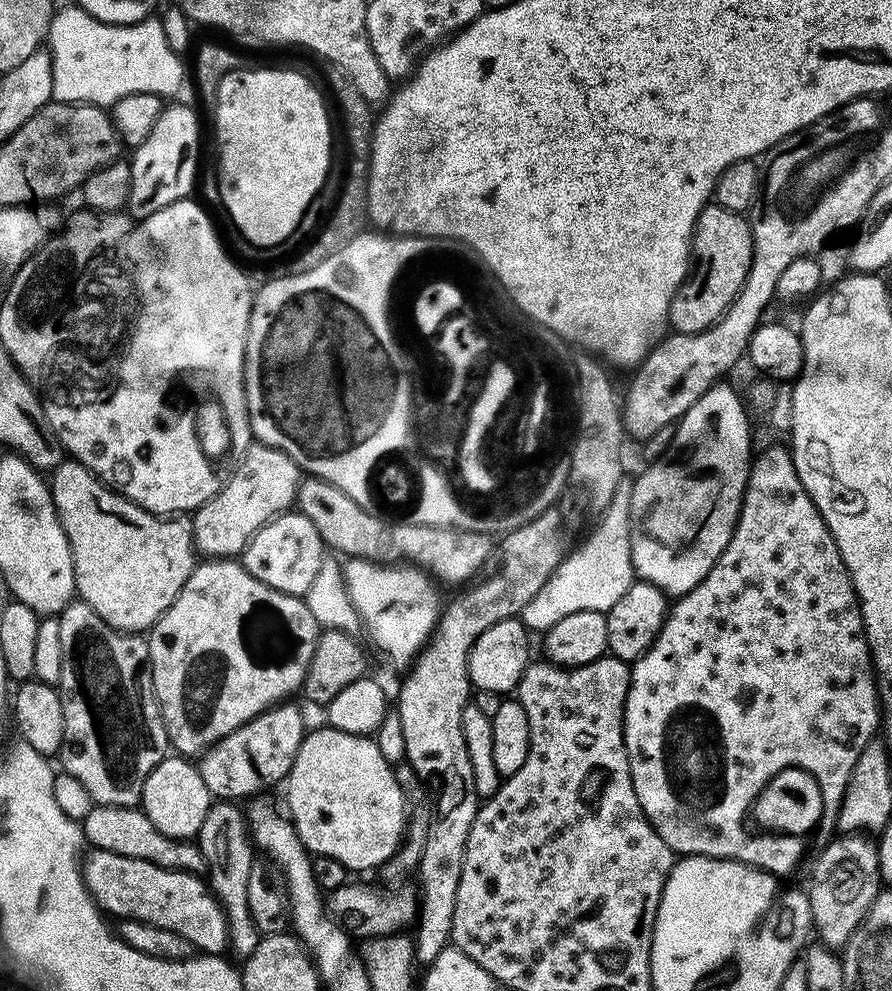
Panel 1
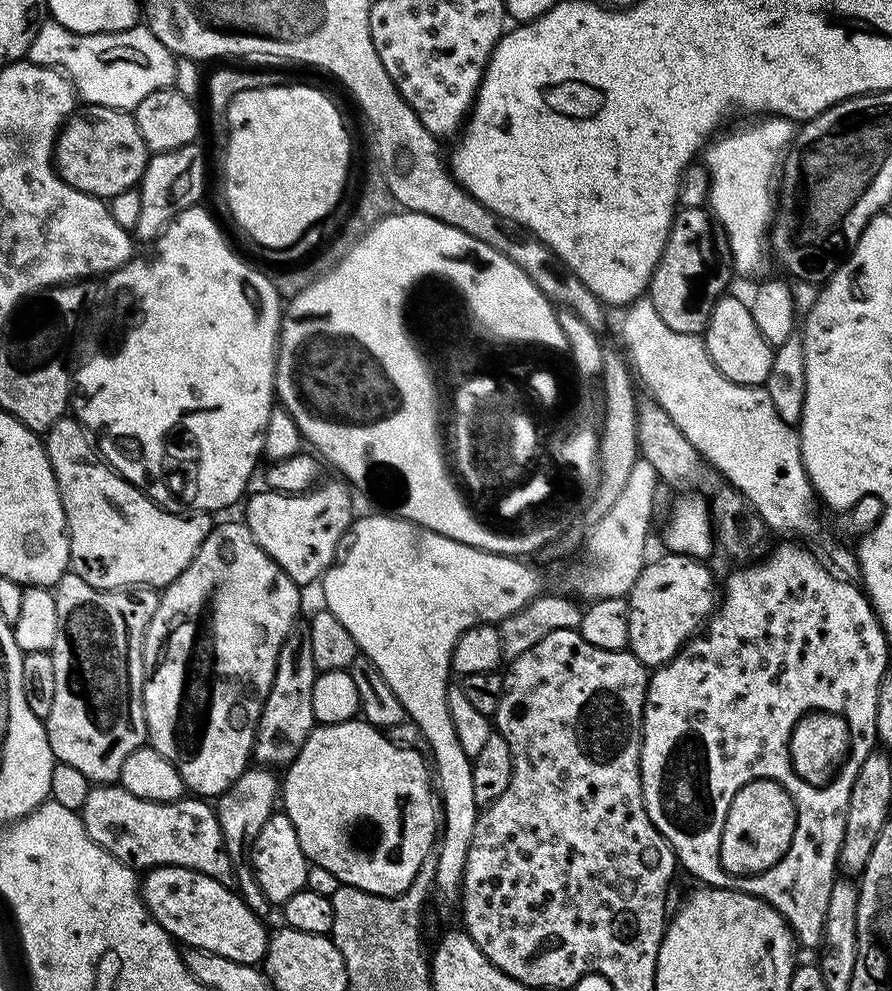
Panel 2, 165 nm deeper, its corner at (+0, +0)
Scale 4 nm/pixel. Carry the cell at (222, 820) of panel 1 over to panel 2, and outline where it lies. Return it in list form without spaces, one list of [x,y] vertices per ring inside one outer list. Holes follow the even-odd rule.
[[[252,766],[239,776],[221,796],[215,797],[214,807],[218,826],[224,835],[224,848],[232,860],[234,880],[238,885],[240,896],[254,910],[254,914],[261,918],[267,917],[270,905],[256,881],[256,875],[250,863],[250,849],[254,838],[258,838],[258,830],[266,826],[266,822],[278,808],[278,776],[267,766]]]

